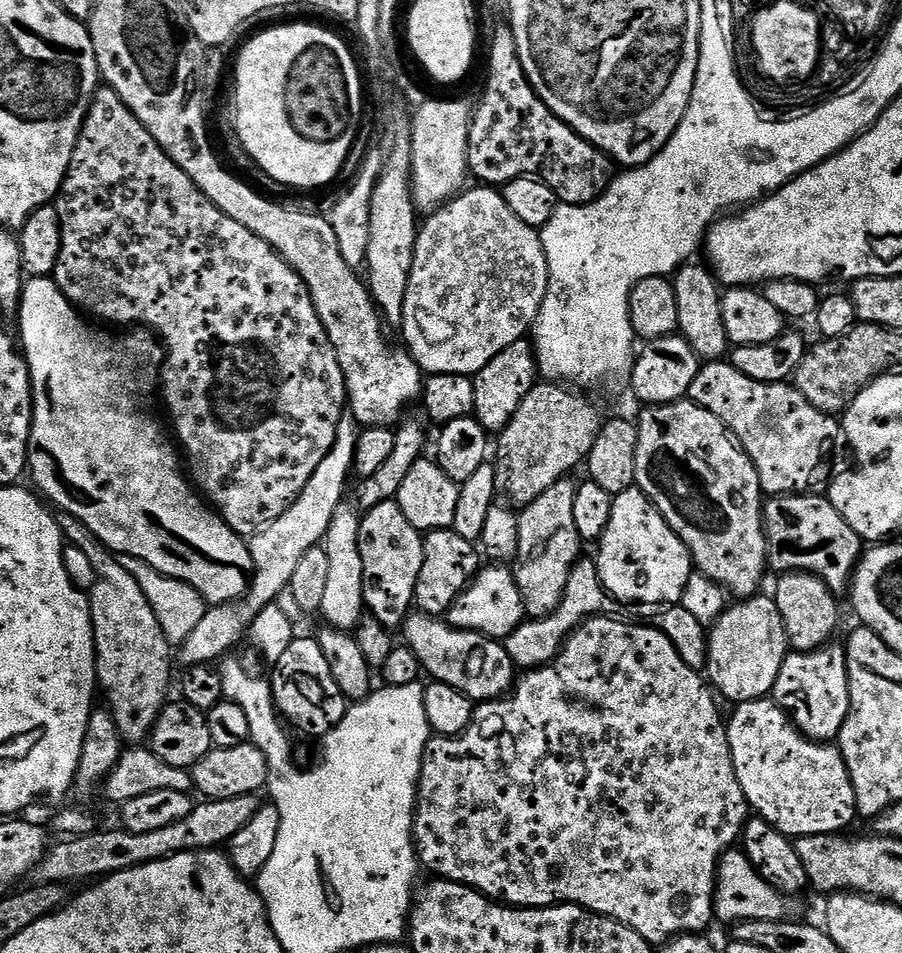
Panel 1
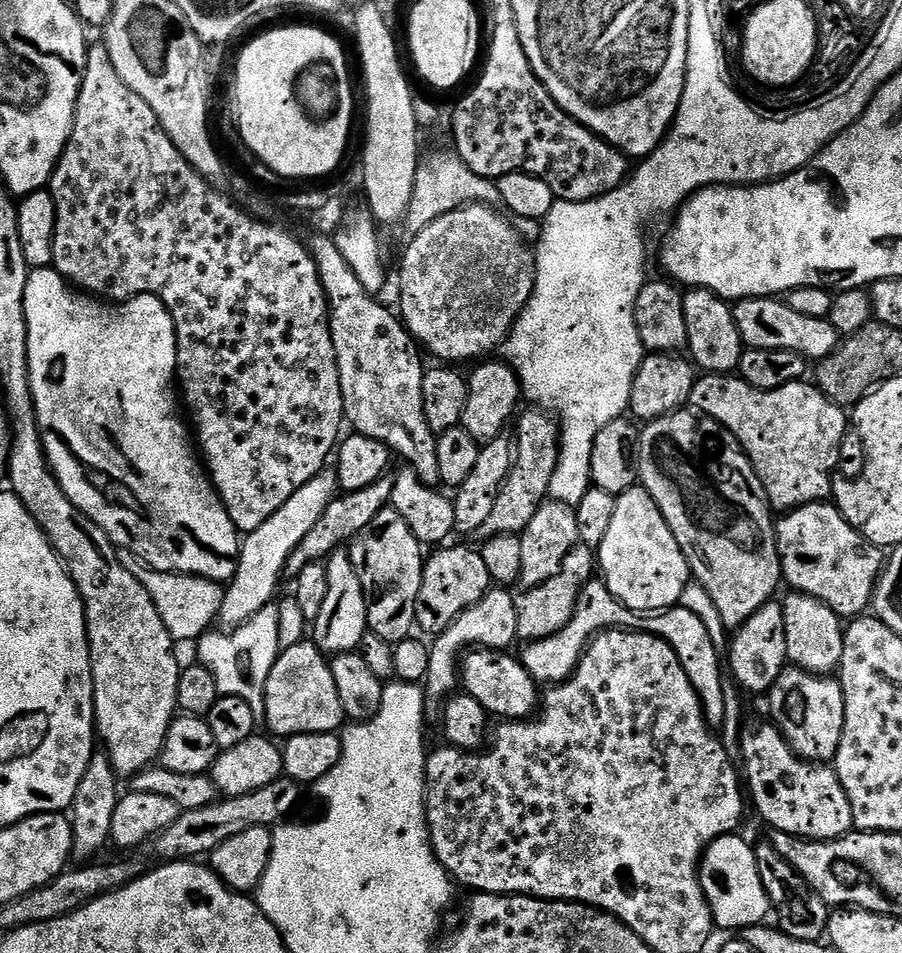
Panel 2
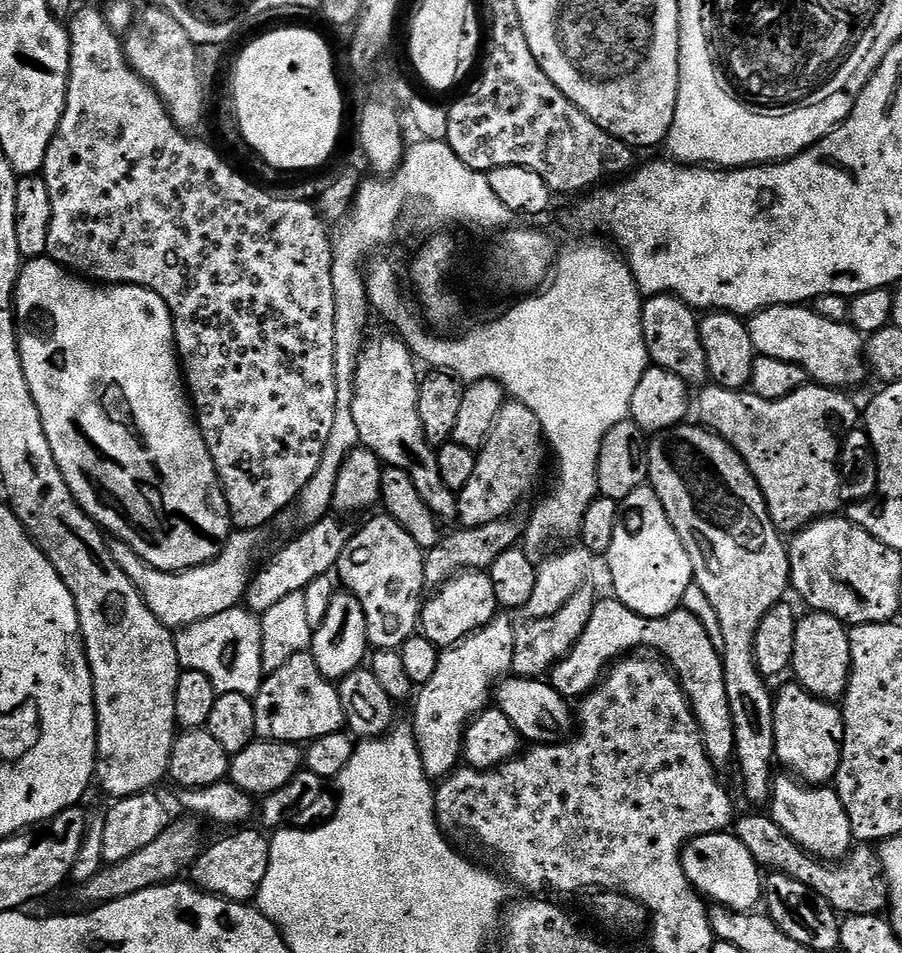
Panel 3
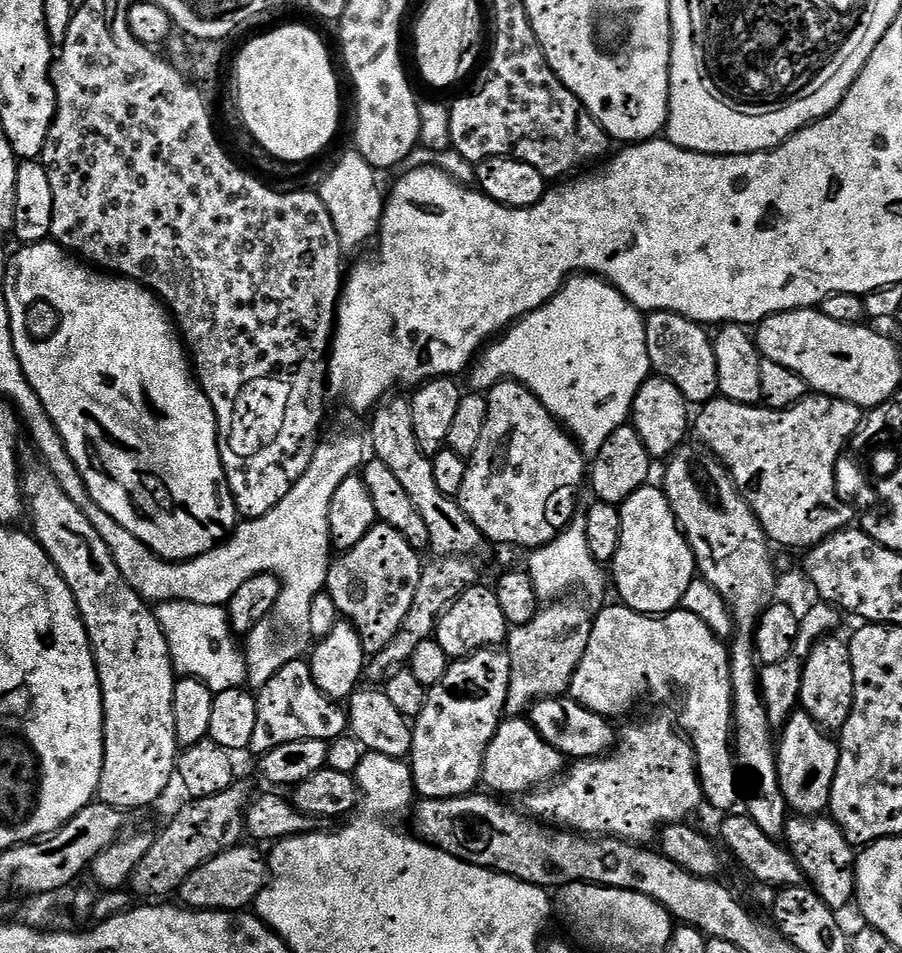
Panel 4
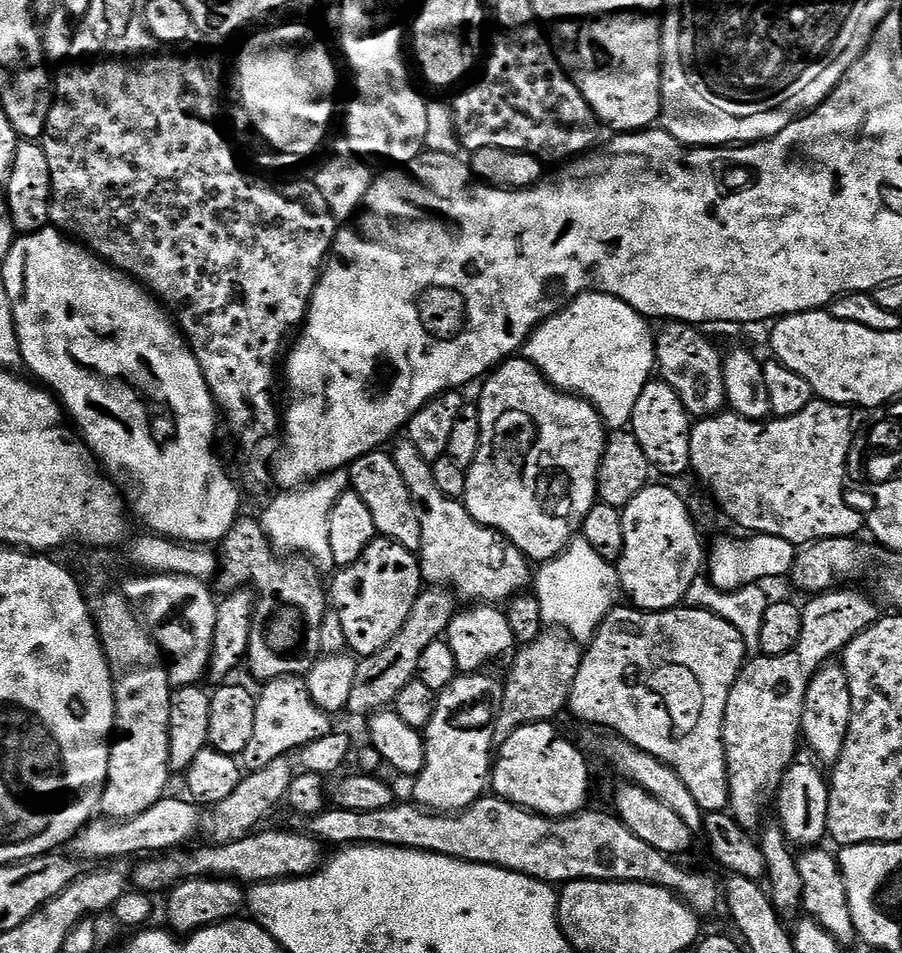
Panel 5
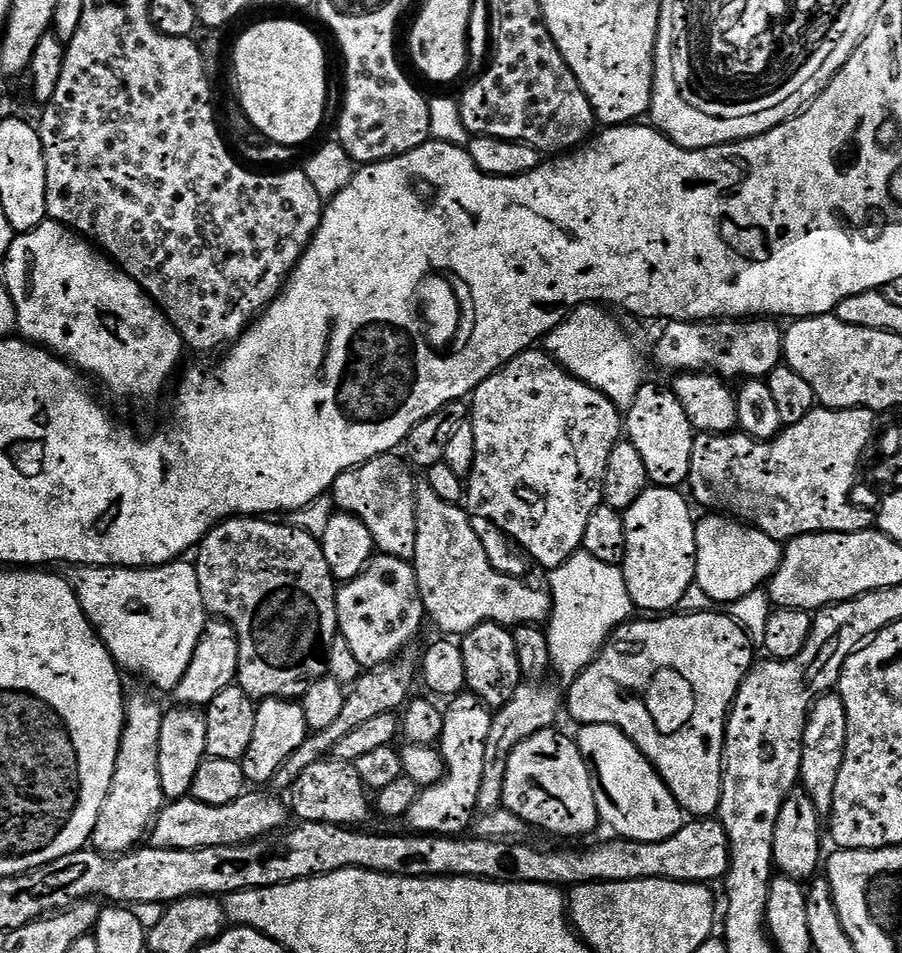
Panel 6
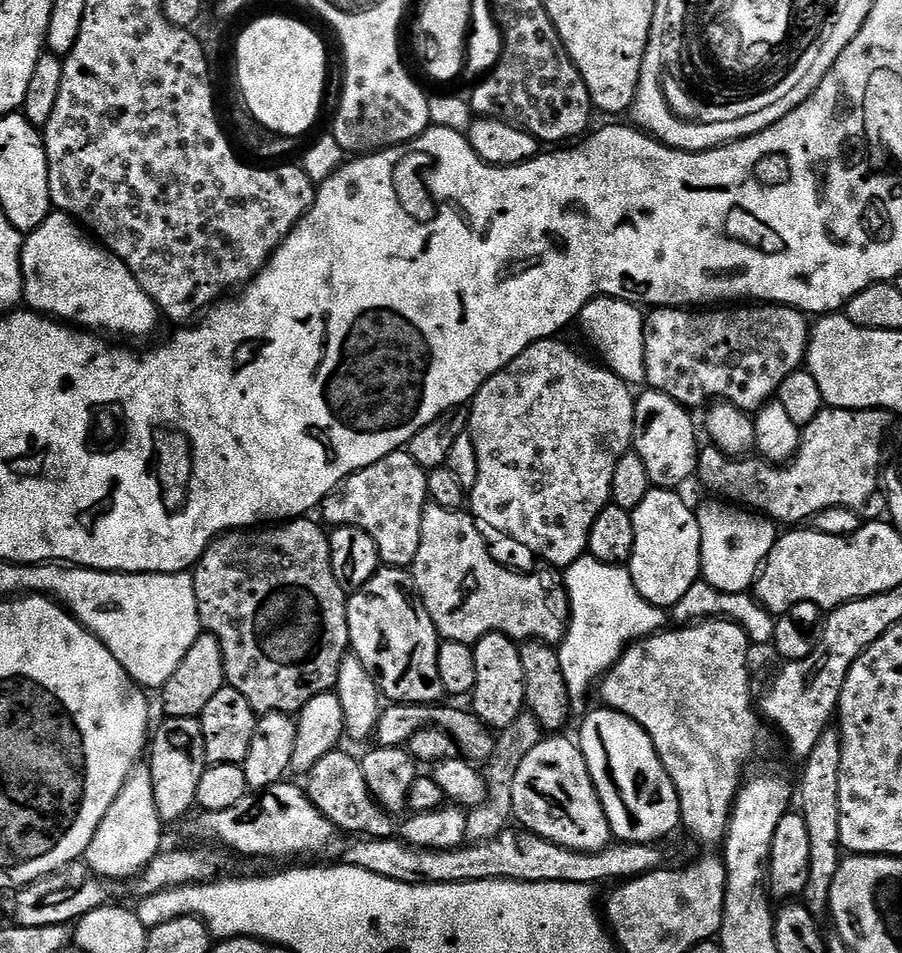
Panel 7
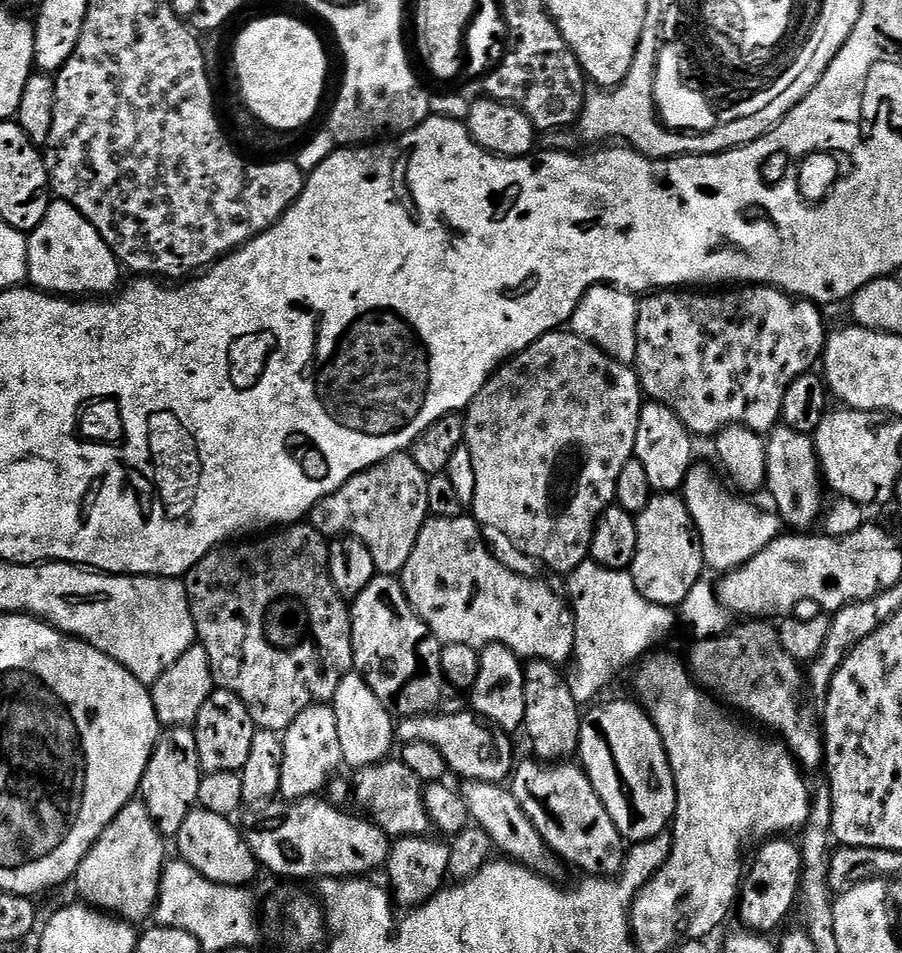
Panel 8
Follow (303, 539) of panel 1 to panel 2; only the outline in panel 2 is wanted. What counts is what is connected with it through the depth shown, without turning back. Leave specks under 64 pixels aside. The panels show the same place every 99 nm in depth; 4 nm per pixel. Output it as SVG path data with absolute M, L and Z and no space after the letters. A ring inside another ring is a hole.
M335 471L319 472L314 478L310 478L310 482L306 482L306 486L302 486L302 490L294 493L273 516L266 518L266 522L262 522L258 530L249 532L243 537L240 558L236 561L236 572L231 580L227 581L224 597L220 603L218 620L219 623L224 623L221 625L229 629L236 628L250 618L254 618L258 610L273 603L275 596L272 595L275 594L276 587L280 584L280 575L282 577L285 575L290 554L294 554L298 542L306 538L314 522L322 518L326 506L330 506L337 492Z

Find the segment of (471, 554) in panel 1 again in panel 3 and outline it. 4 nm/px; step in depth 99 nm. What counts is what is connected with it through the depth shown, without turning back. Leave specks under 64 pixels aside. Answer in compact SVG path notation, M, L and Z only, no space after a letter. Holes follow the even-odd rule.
M487 571L462 572L431 595L421 607L418 628L423 636L430 638L430 642L434 642L441 650L485 628L501 611L498 598L494 598L494 582L490 582Z

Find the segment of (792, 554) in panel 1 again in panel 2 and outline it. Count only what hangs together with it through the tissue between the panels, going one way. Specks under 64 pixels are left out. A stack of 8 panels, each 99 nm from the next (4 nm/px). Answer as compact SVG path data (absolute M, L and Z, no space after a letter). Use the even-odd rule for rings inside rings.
M835 503L804 504L783 513L775 521L780 574L792 592L818 598L842 618L863 616L869 611L876 579L886 563L885 553L846 522Z

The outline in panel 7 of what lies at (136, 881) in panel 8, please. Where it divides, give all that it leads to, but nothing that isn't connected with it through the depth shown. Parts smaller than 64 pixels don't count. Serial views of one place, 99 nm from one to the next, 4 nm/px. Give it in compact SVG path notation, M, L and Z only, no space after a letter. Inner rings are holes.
M141 762L132 769L132 773L126 778L118 798L114 798L110 810L106 810L106 818L102 818L102 822L98 822L98 830L94 830L94 838L90 842L88 849L84 851L83 863L87 864L88 869L102 880L113 882L131 881L139 876L140 871L153 858L160 855L162 851L160 839L163 838L164 831L166 831L166 825L161 820L158 814L158 806L154 802L154 782L150 778L150 770L147 763Z

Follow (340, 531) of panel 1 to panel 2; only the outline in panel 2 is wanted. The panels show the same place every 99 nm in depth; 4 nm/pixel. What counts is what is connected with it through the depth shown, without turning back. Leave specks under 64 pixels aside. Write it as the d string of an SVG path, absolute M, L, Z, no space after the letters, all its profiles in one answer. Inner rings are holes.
M347 551L332 552L326 561L329 585L326 600L314 623L311 625L311 639L320 647L320 651L329 657L341 656L343 652L355 652L362 638L369 635L368 607L362 590L362 582L354 570L354 562Z

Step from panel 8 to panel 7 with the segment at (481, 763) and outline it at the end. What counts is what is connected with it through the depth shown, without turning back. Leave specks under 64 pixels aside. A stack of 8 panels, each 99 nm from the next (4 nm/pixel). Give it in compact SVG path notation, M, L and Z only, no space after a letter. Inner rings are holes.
M394 704L381 707L378 726L374 737L375 747L404 748L418 734L427 728L440 728L457 746L459 755L469 762L486 762L496 749L496 736L493 729L484 724L476 713L464 708L444 708L430 704Z

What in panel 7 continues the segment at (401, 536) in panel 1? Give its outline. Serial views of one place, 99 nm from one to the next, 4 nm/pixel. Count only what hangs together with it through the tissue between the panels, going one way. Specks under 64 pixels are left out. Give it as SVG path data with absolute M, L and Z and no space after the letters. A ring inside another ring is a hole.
M381 567L380 571L357 592L348 596L348 643L351 655L366 666L366 674L374 678L380 687L380 695L394 704L430 704L433 706L445 699L442 678L438 675L438 650L442 637L437 632L426 606L416 595L416 584L411 571L403 568Z

